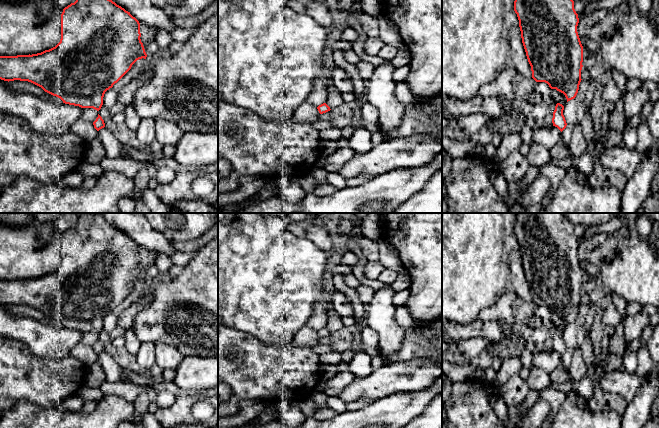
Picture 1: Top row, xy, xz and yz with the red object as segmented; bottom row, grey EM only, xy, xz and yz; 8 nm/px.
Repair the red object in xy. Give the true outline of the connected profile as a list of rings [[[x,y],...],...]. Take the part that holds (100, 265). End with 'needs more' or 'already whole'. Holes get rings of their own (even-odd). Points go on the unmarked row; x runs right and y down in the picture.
[[[85,213],[78,217],[74,227],[63,233],[60,266],[55,271],[37,278],[0,280],[0,303],[8,306],[28,305],[60,322],[65,328],[99,335],[105,316],[112,312],[137,284],[146,283],[147,278],[140,261],[140,247],[130,236],[108,223],[99,214]]]; already whole

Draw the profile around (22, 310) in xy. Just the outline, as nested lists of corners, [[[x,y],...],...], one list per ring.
[[[14,304],[14,305],[9,305],[8,309],[13,314],[16,314],[19,316],[31,317],[40,322],[52,325],[55,328],[63,327],[63,325],[60,322],[45,316],[41,311],[28,305]]]

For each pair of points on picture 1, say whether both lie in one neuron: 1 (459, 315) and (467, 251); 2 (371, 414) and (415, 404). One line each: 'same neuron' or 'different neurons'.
1: same neuron
2: same neuron

